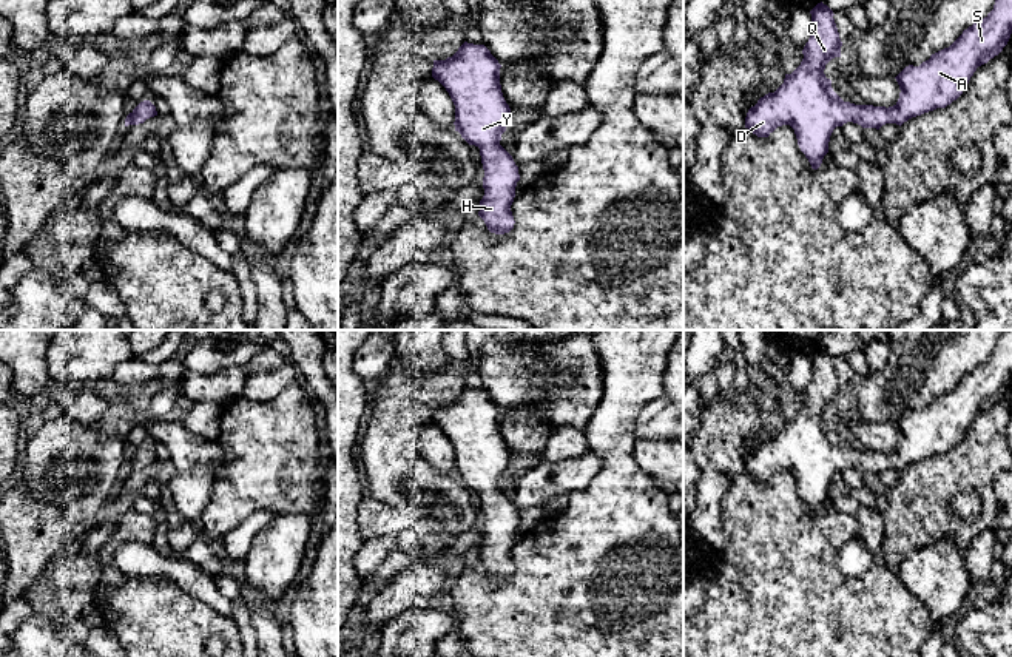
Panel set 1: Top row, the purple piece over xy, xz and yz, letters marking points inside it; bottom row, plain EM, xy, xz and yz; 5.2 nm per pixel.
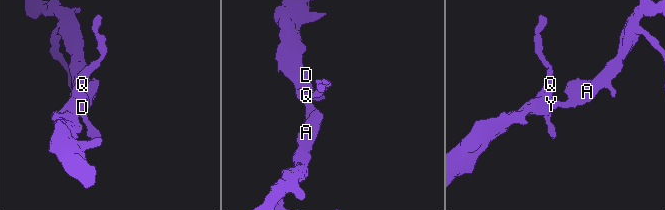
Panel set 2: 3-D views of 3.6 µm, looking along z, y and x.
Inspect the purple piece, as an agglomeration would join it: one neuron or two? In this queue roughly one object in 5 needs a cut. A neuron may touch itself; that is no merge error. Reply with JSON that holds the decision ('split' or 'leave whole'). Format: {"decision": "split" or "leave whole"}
{"decision": "leave whole"}

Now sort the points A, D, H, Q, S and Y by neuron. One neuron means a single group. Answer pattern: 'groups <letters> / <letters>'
groups A D H Q S Y

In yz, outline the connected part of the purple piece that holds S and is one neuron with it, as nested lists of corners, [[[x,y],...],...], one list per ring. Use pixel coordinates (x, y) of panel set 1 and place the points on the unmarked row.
[[[1012,330],[998,338],[993,355],[963,376],[949,392],[919,412],[906,412],[895,424],[899,444],[893,452],[844,447],[825,423],[825,410],[841,403],[842,387],[833,356],[818,349],[811,356],[813,378],[805,389],[801,410],[785,419],[784,429],[751,452],[745,473],[768,483],[778,472],[790,470],[798,490],[818,515],[828,498],[833,475],[847,467],[879,475],[886,469],[902,470],[912,463],[946,453],[956,446],[978,412],[998,401],[1012,379]]]

